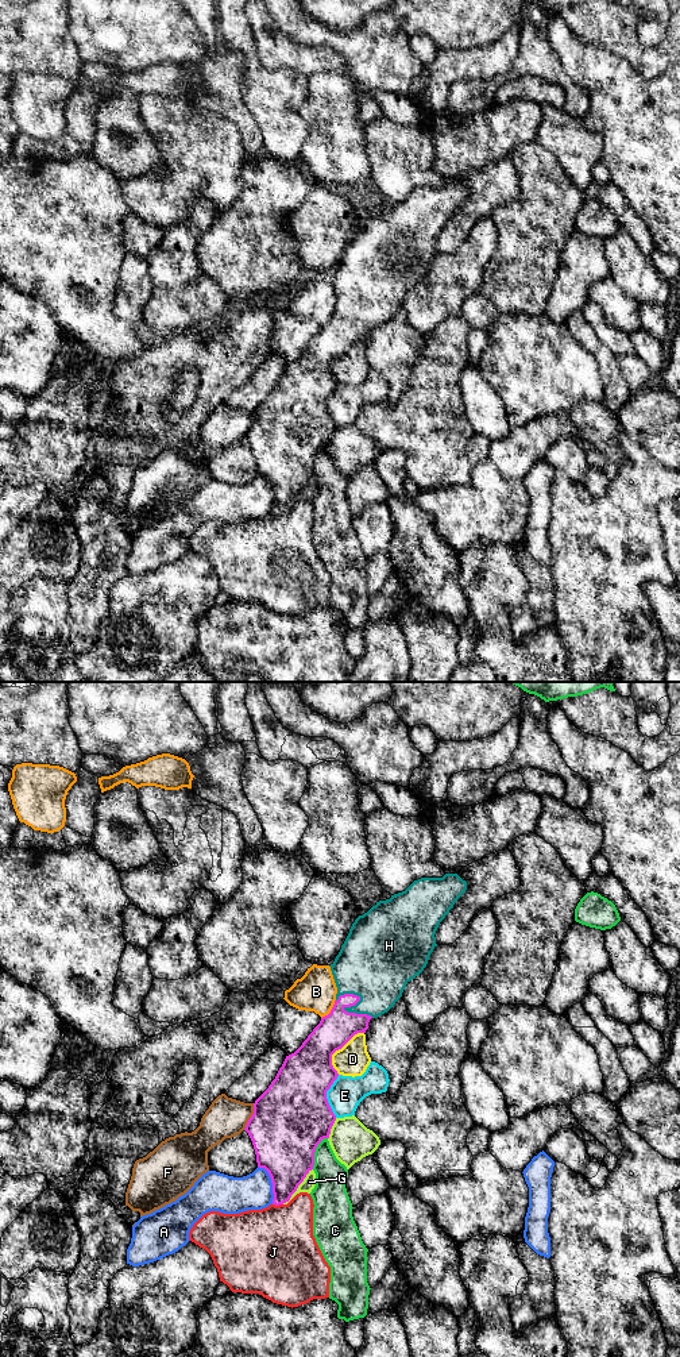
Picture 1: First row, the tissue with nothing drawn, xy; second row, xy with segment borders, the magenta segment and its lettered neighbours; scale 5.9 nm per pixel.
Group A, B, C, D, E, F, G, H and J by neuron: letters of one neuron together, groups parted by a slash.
A / B C / D / E / F / G / H / J

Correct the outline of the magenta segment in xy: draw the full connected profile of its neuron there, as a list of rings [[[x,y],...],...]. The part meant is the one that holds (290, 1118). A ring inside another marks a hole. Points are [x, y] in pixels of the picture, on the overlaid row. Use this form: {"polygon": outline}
{"polygon": [[[457,874],[443,878],[421,878],[405,891],[379,901],[359,915],[329,965],[336,987],[336,1001],[331,1013],[321,1018],[302,1045],[286,1056],[275,1079],[255,1100],[254,1114],[246,1125],[259,1168],[264,1168],[273,1183],[273,1204],[290,1200],[298,1186],[313,1169],[317,1145],[329,1138],[336,1121],[327,1091],[339,1073],[332,1065],[332,1055],[355,1034],[366,1033],[371,1018],[387,1013],[402,996],[406,984],[428,964],[436,944],[436,930],[455,902],[465,893],[467,882]]]}

